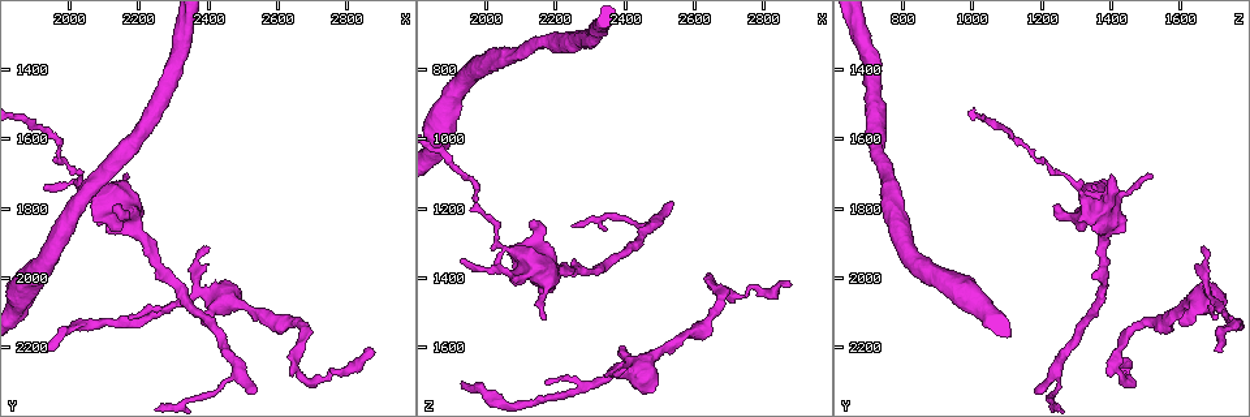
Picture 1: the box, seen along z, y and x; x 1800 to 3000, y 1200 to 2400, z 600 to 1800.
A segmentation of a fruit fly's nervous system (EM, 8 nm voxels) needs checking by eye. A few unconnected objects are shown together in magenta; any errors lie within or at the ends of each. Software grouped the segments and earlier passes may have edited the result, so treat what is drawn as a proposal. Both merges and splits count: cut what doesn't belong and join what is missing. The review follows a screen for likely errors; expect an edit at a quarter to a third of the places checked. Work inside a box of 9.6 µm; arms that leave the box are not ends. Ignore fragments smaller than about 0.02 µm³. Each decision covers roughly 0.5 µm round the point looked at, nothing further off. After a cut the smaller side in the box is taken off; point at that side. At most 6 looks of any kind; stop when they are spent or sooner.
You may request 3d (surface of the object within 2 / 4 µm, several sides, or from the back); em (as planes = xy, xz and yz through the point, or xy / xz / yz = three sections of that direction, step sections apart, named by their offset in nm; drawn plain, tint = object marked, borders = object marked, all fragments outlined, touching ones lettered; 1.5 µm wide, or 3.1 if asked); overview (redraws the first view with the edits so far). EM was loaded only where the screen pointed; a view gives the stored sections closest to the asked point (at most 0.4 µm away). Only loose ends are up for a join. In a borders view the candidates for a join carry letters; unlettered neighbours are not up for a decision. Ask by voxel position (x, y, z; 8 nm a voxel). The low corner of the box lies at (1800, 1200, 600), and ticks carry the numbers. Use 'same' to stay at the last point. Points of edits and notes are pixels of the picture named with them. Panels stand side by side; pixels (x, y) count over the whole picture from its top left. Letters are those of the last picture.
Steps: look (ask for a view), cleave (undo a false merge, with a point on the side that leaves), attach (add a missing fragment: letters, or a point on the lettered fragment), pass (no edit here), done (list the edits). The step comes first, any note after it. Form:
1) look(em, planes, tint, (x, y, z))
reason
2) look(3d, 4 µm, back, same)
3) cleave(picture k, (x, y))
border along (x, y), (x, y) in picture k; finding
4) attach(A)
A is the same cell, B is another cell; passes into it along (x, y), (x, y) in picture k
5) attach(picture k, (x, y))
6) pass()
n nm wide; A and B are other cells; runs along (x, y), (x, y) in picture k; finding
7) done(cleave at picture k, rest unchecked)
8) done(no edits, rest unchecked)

look(3d, 4 µm, (2660, 2270, 1410))
sharp bend

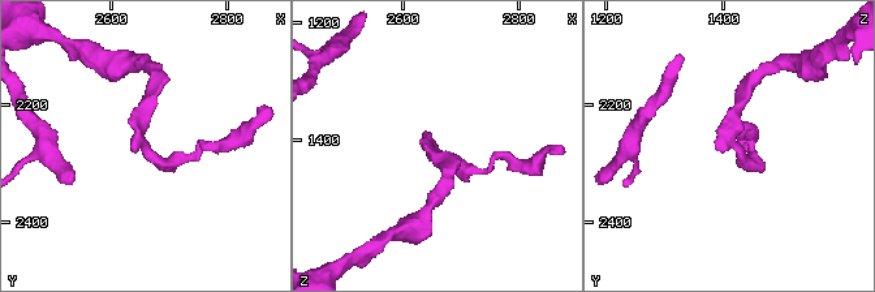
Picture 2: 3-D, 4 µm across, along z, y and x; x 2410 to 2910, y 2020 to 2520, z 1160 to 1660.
look(em, yz, step 8, tint, (2660, 2260, 1415))
shape alone is not enough

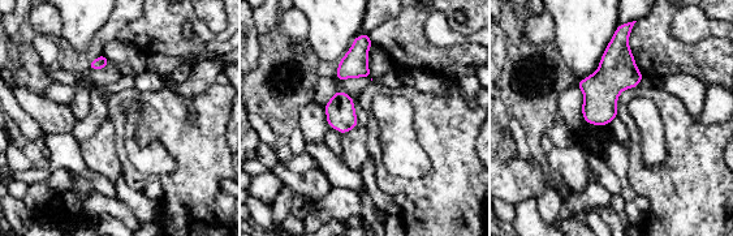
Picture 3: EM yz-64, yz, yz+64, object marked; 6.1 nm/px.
look(em, planes, borders, same)
cut it another way

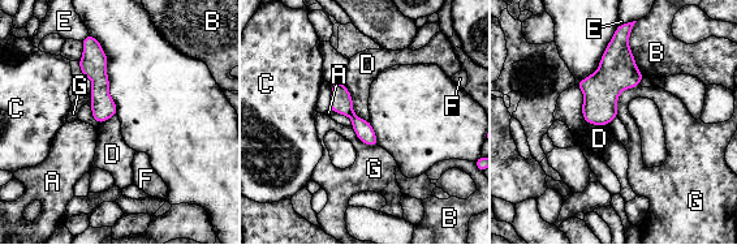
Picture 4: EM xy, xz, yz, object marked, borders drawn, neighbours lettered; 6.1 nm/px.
pass()
B touches over 340 nm; A, B, C, D, E, F and G are other cells; one neuron here

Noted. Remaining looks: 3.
look(3d, 4 µm, (2530, 2320, 1190))
an open end

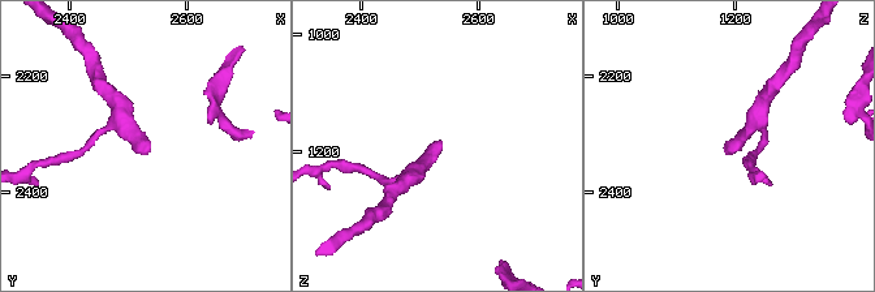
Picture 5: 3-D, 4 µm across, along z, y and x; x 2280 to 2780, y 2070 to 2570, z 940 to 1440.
look(em, xy, step 4, borders, (2535, 2330, 1180))
need the tissue

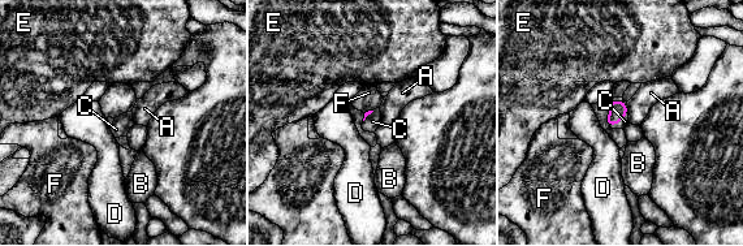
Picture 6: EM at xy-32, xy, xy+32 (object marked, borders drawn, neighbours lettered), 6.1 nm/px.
look(em, planes, borders, same)

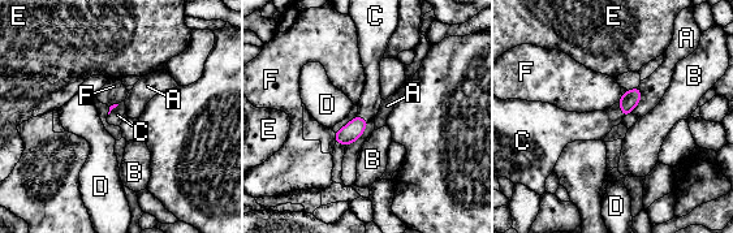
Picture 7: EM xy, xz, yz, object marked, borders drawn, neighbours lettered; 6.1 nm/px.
attach(C)
A touches over 180 nm; C is the same cell, A, B, D, E and F are other cells; passes into it along (632, 98), (621, 109), (595, 125) in picture 7; the neuron continues

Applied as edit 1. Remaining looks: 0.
done(attach at picture 7, rest unchecked)

